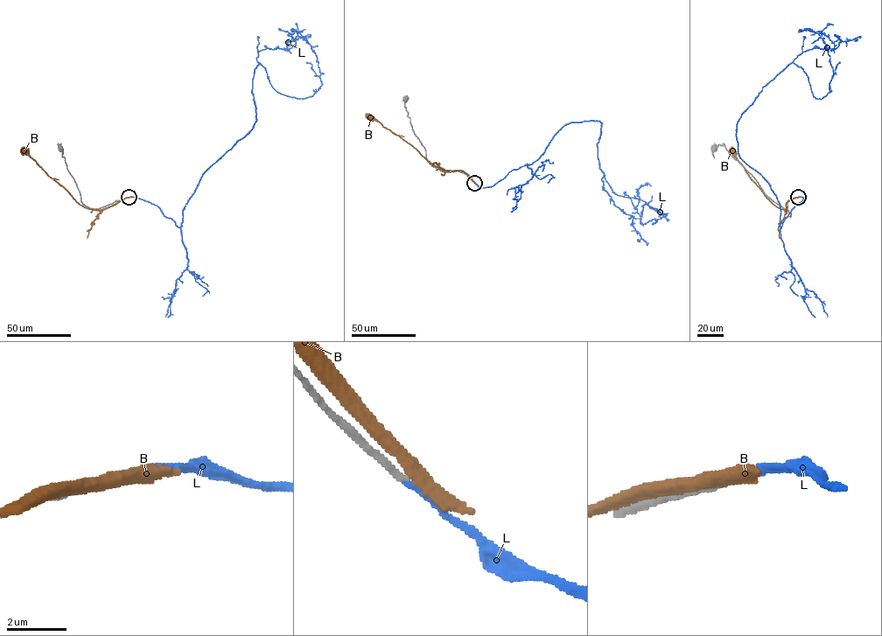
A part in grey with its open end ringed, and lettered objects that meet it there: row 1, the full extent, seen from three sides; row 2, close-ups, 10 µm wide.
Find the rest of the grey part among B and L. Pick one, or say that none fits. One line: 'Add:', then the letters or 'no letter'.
Add: L

